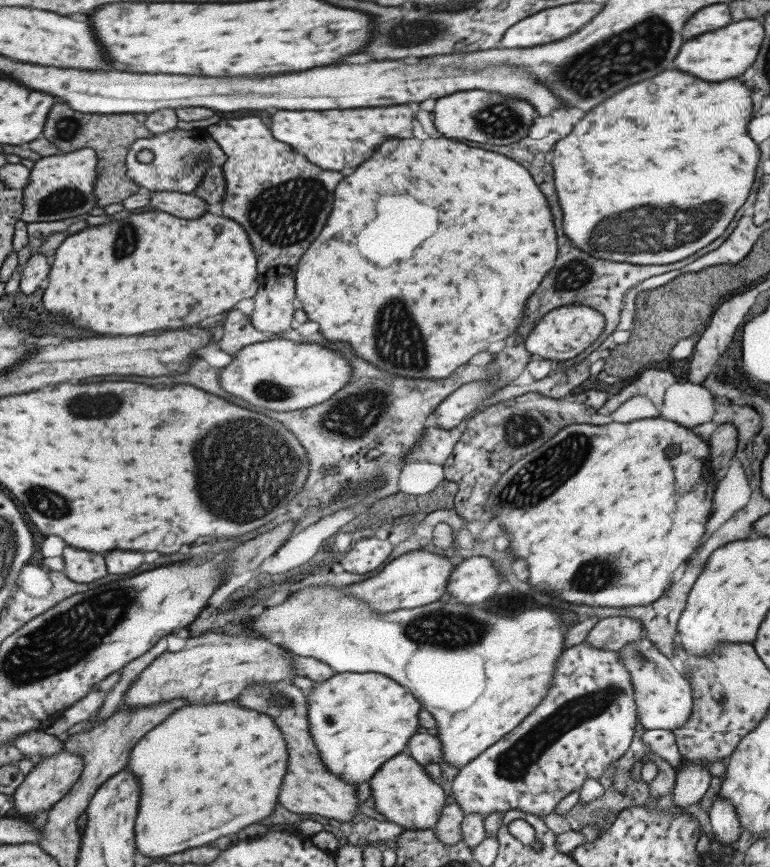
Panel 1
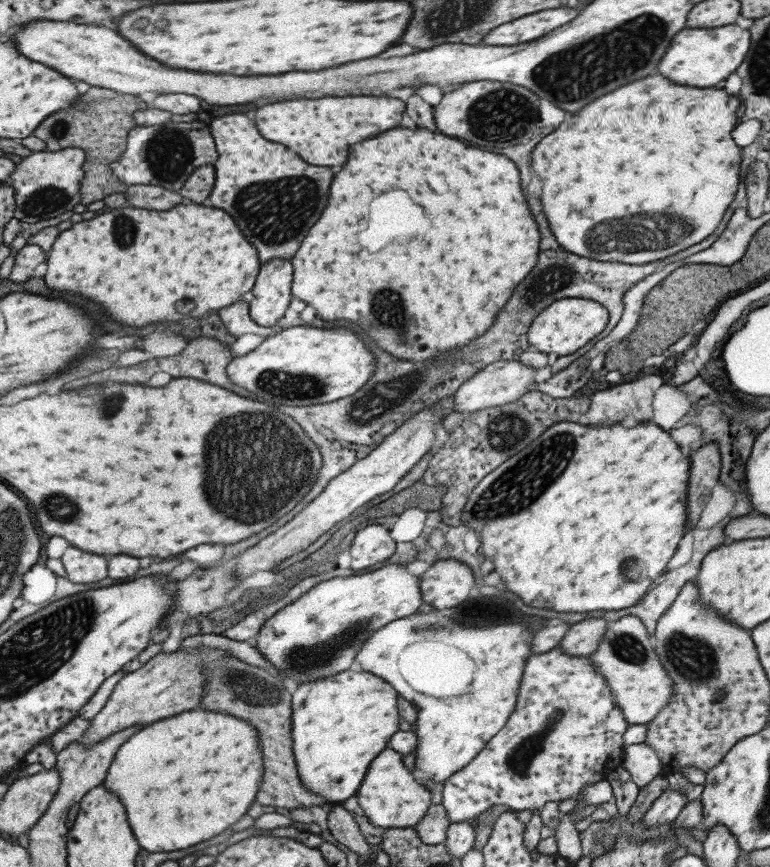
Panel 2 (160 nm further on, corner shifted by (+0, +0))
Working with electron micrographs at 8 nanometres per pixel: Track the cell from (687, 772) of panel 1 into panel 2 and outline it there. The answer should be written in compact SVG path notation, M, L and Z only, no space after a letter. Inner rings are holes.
M666 788L651 802L647 812L640 818L641 824L654 827L672 822L686 804L687 799L680 790Z

